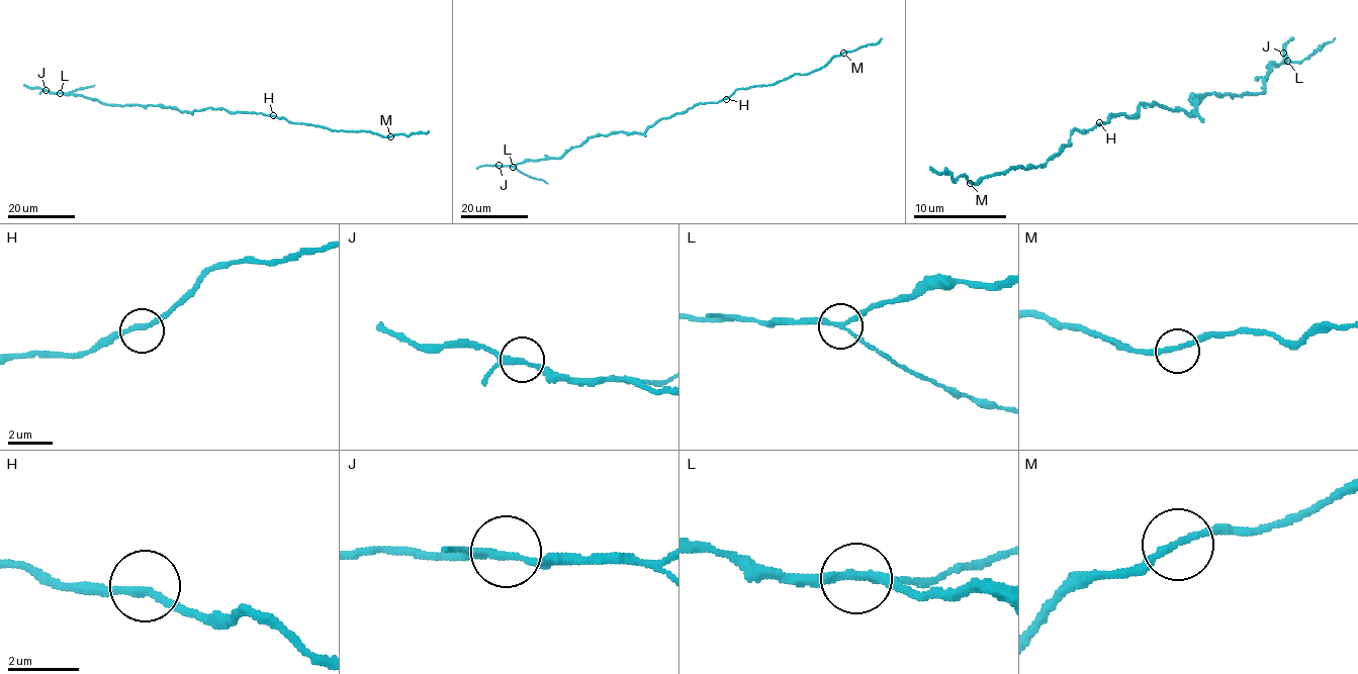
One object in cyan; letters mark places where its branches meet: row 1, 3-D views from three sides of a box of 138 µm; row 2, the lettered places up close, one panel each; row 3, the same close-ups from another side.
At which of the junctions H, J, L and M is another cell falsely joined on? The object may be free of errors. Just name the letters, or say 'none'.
L

